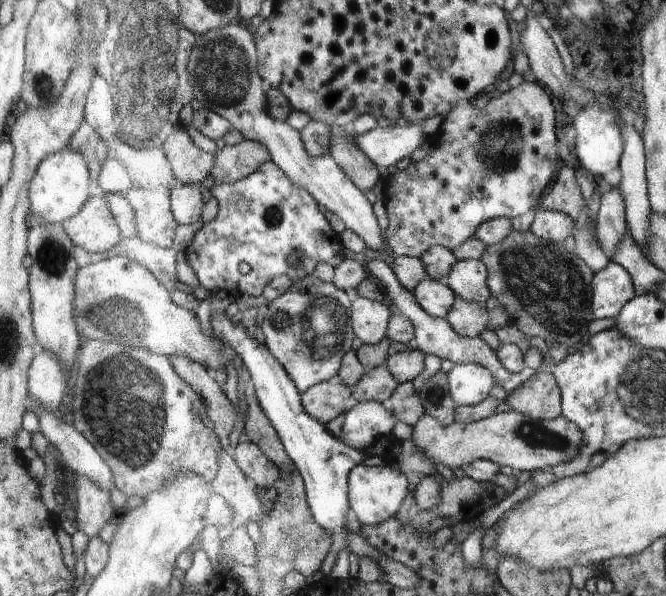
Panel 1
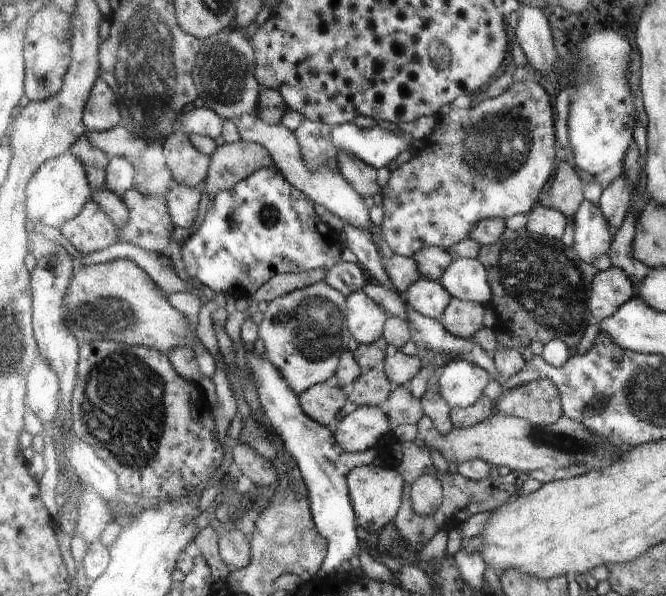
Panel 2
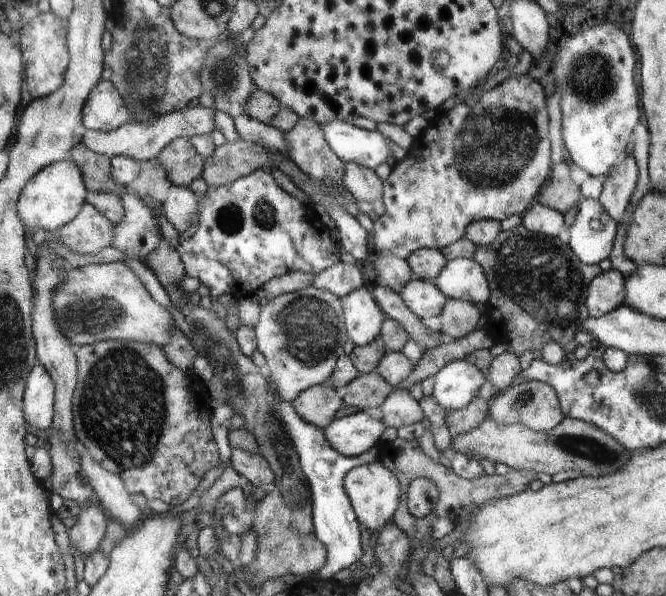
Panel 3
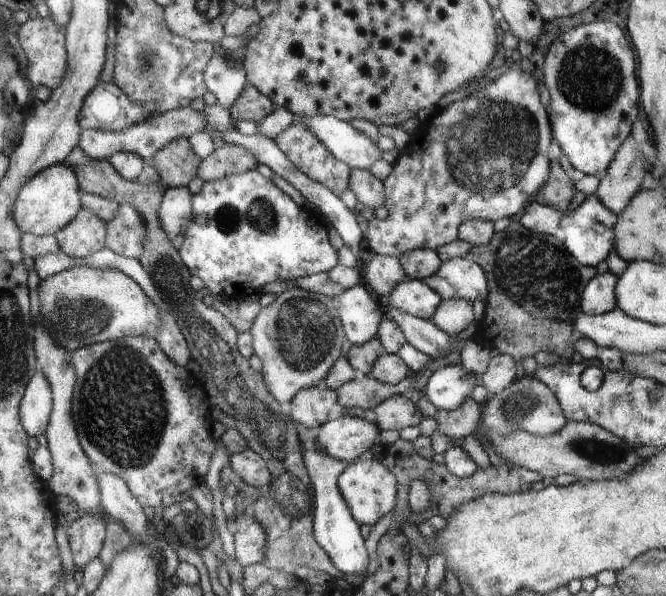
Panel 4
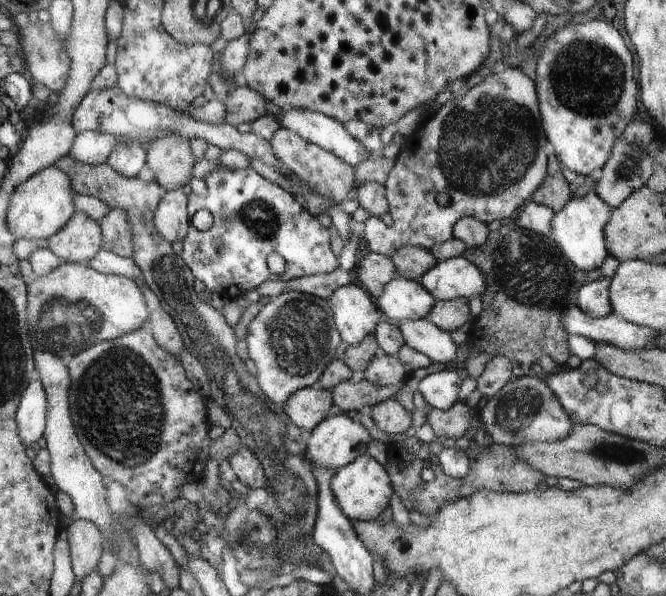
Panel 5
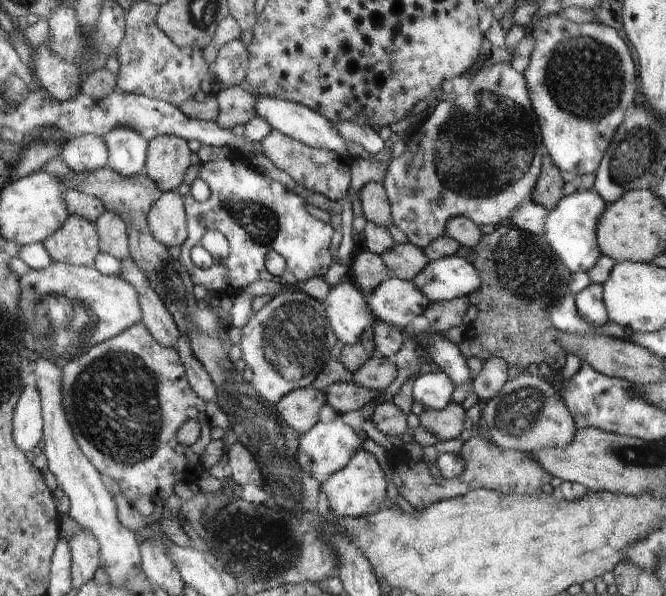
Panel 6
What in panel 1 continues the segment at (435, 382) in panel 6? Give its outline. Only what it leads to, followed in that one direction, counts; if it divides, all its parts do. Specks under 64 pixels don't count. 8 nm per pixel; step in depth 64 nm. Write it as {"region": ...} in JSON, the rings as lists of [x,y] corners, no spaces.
{"region":[[[455,363],[448,374],[448,390],[456,405],[470,406],[486,400],[497,384],[480,364]]]}

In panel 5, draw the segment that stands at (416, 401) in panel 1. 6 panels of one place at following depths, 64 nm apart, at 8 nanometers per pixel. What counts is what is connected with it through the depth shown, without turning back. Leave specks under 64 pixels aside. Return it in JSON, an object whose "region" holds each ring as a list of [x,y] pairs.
{"region":[[[396,399],[384,400],[372,407],[371,417],[380,430],[392,437],[406,432],[412,425],[412,413],[408,412]]]}

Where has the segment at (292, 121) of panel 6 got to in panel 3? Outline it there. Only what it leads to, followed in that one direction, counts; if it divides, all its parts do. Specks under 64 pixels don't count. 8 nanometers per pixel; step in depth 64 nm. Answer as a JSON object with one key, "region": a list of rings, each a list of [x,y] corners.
{"region":[[[330,120],[330,122],[324,122],[321,126],[326,142],[330,144],[336,156],[345,163],[354,162],[375,171],[380,164],[386,162],[387,158],[392,156],[392,146],[388,146],[390,139],[378,130],[364,130],[343,120]]]}

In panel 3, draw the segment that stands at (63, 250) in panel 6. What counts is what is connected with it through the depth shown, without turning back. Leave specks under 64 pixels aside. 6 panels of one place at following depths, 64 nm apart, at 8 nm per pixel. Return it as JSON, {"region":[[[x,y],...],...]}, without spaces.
{"region":[[[87,203],[83,211],[61,232],[61,242],[76,254],[98,254],[115,240],[115,226],[96,208]]]}

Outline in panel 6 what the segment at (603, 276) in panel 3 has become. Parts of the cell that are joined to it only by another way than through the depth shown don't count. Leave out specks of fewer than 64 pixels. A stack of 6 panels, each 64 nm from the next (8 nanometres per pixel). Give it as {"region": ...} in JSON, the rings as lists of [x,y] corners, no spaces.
{"region":[[[590,283],[574,297],[578,313],[588,324],[603,326],[610,320],[607,305],[604,304],[603,284]]]}

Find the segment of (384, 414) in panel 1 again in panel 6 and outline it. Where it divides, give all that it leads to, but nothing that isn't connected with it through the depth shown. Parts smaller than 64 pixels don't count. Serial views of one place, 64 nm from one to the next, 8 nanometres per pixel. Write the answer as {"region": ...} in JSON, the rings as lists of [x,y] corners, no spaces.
{"region":[[[338,414],[336,418],[328,423],[317,422],[310,427],[308,432],[300,435],[297,460],[298,466],[313,475],[314,480],[324,484],[335,472],[347,467],[348,463],[359,454],[363,448],[364,438],[344,421],[344,416]]]}

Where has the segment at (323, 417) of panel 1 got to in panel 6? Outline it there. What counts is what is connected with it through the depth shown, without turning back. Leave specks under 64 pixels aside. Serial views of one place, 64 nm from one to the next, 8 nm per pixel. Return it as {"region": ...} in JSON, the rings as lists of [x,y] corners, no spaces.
{"region":[[[310,386],[283,396],[276,403],[276,412],[294,432],[301,435],[318,422],[318,414],[325,405],[325,393]]]}

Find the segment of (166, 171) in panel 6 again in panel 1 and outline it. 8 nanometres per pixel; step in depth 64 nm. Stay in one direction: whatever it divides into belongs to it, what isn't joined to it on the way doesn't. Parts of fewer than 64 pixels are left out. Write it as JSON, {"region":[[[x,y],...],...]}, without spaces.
{"region":[[[186,130],[171,136],[164,144],[164,152],[174,176],[184,184],[198,185],[210,174],[210,170],[215,170],[214,156],[196,148]]]}

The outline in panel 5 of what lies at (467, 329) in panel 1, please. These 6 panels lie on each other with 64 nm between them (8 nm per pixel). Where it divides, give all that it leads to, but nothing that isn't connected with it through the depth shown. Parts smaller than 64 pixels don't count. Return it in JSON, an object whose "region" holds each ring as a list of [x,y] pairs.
{"region":[[[455,298],[448,301],[440,300],[432,307],[427,321],[440,330],[453,332],[468,321],[472,321],[469,298]]]}

